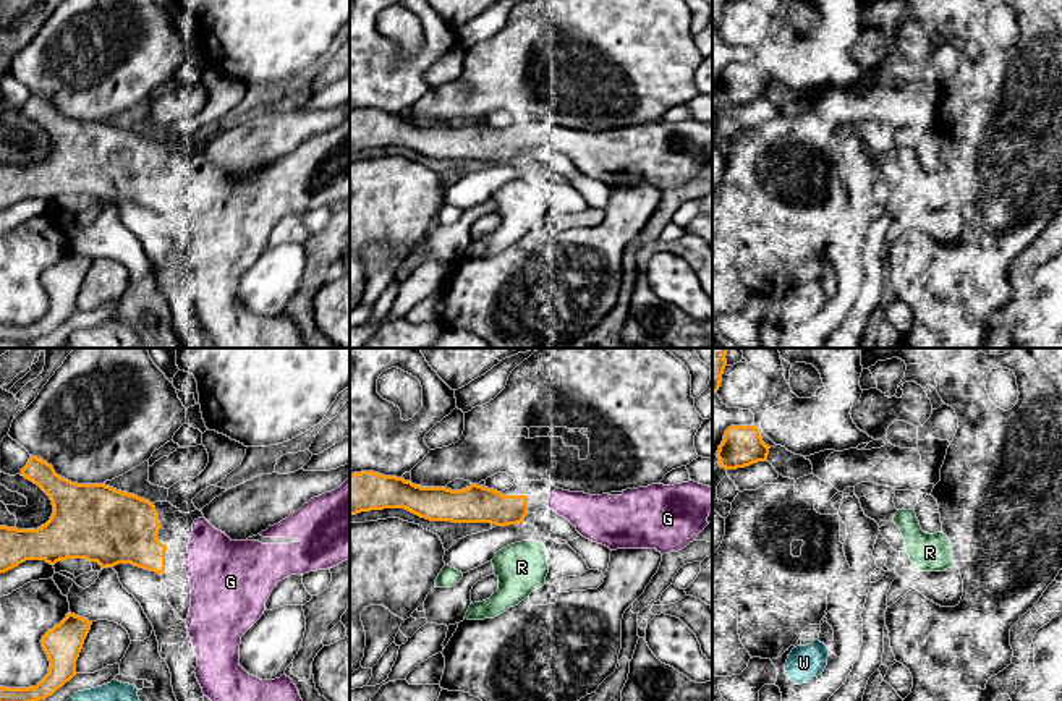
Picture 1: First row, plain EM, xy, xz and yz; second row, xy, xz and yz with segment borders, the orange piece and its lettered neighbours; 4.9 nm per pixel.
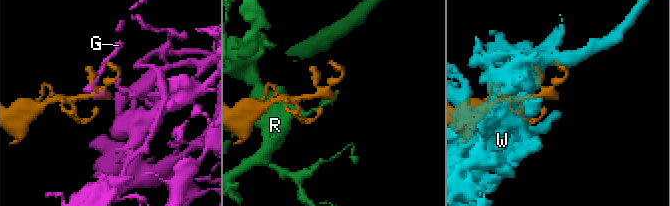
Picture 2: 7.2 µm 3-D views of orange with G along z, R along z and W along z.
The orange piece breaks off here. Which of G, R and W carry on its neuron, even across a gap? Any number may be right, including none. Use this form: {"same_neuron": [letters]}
{"same_neuron": ["G"]}

